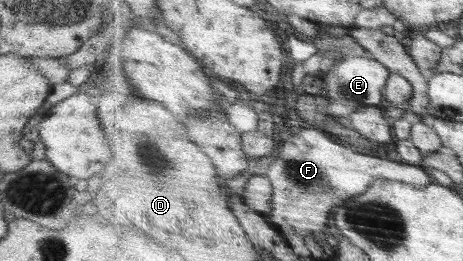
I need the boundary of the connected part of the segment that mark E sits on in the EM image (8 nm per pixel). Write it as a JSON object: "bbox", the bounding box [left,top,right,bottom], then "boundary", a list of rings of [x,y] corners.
{"bbox":[324,56,393,119],"boundary":[[[372,56],[364,58],[346,58],[340,64],[333,66],[324,75],[326,94],[330,94],[330,113],[346,119],[364,106],[378,106],[384,98],[384,90],[388,87],[393,71],[386,63],[379,62]]]}

